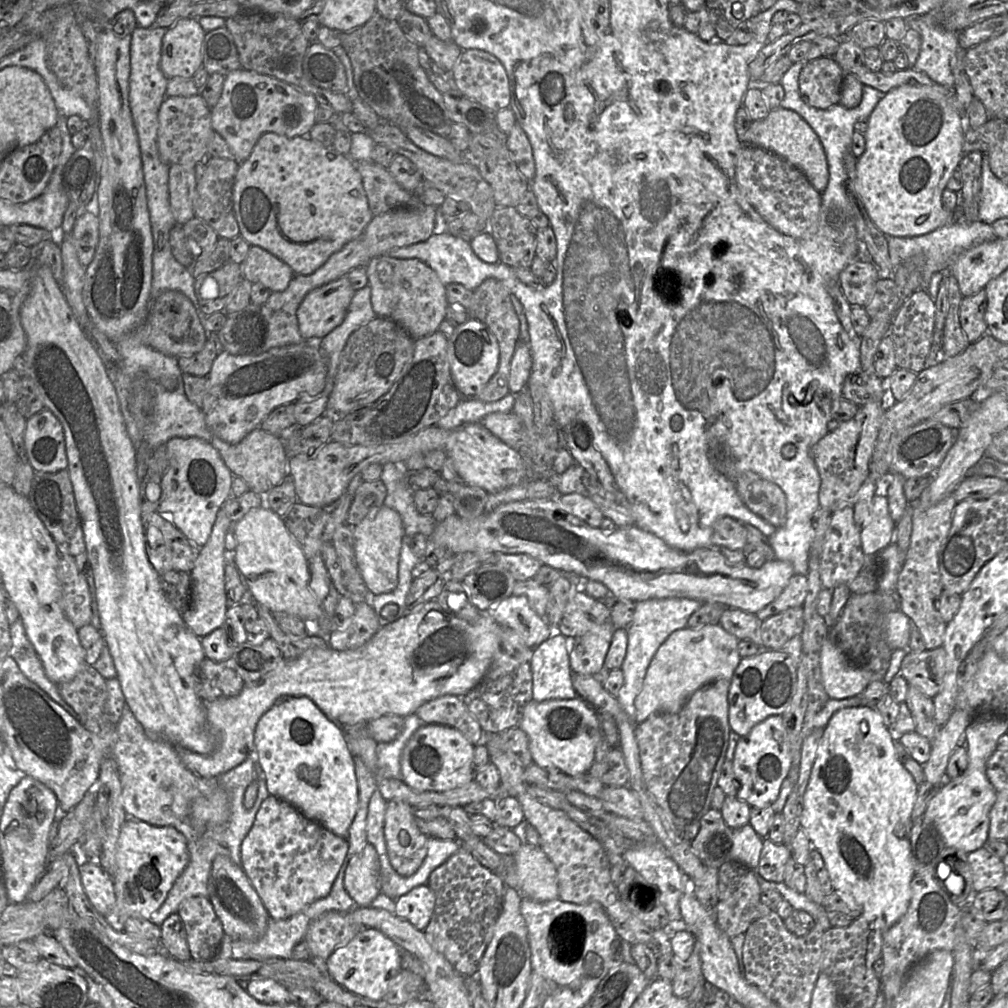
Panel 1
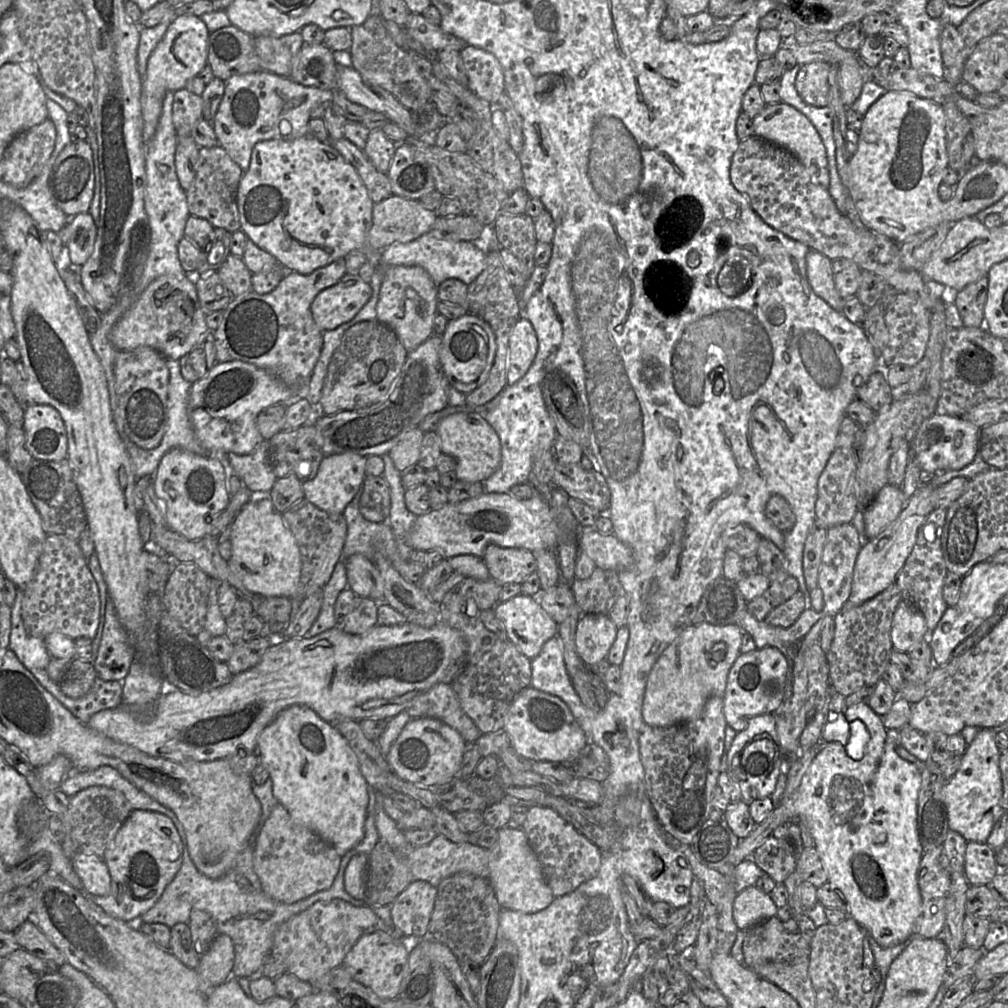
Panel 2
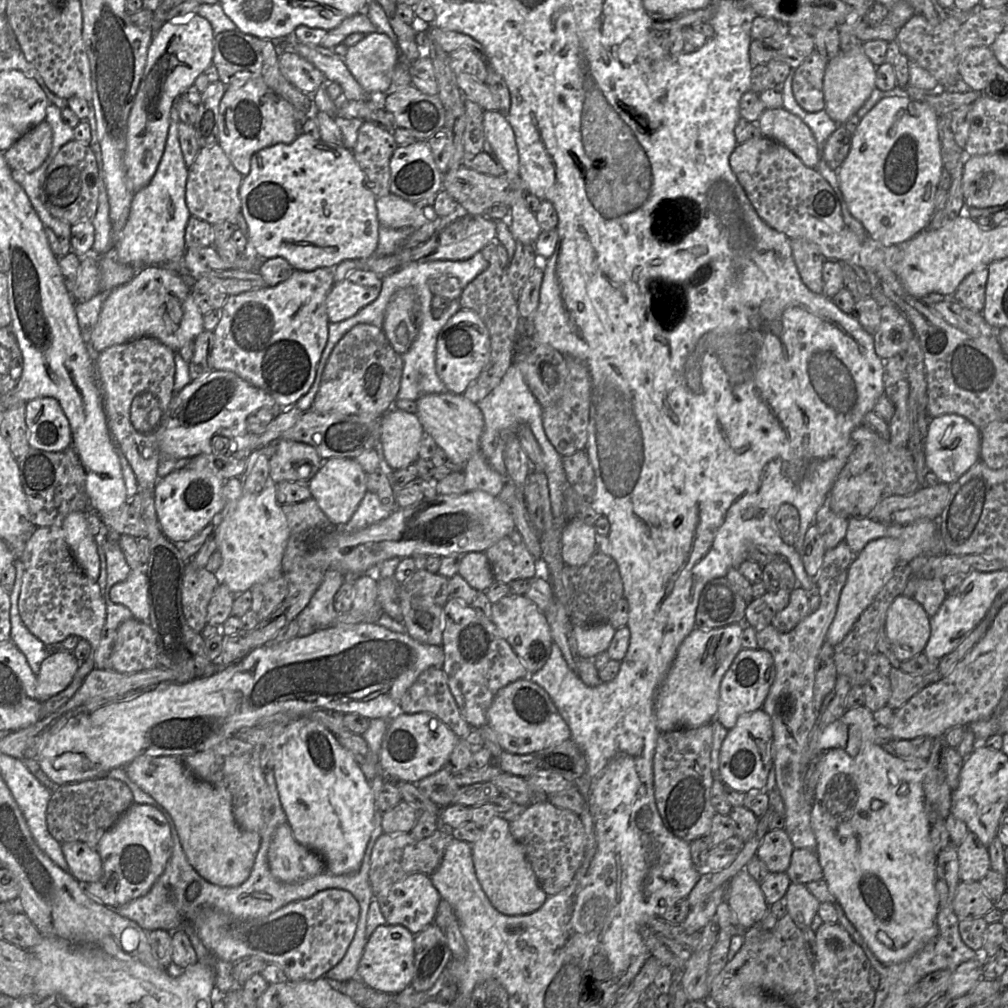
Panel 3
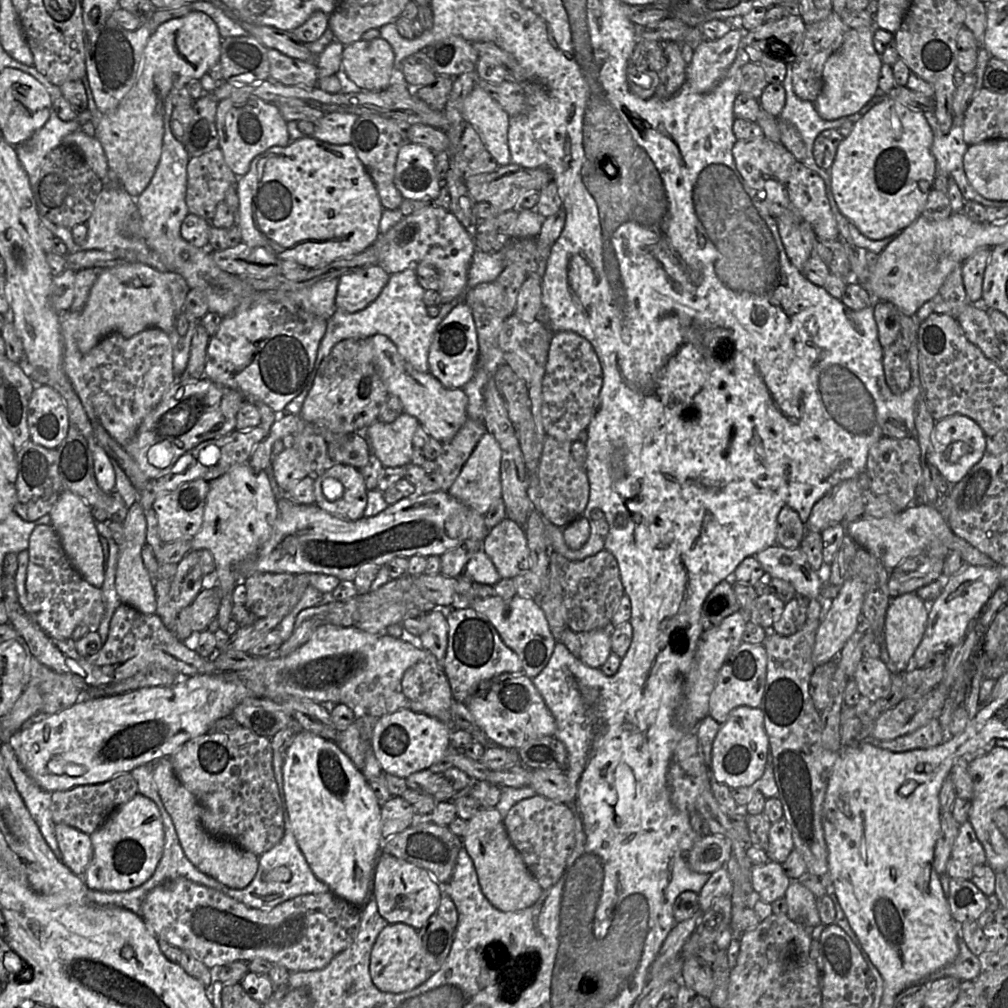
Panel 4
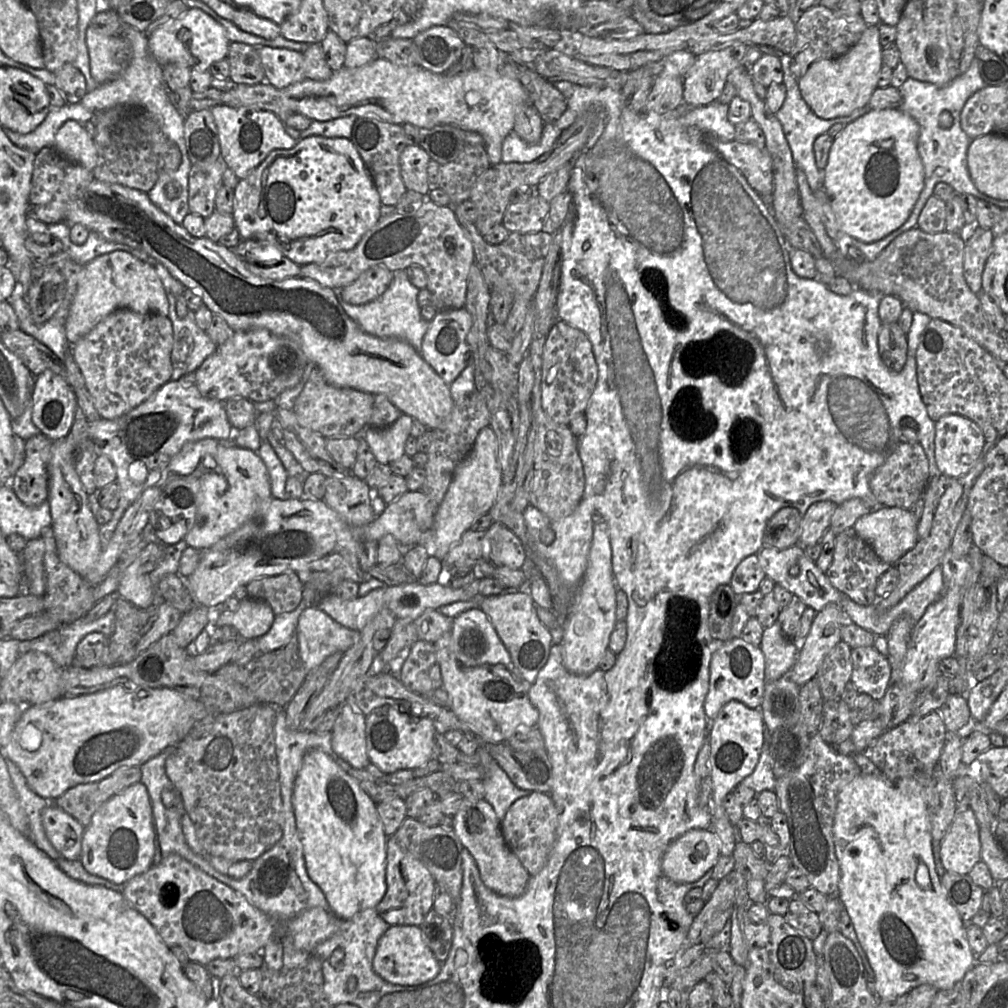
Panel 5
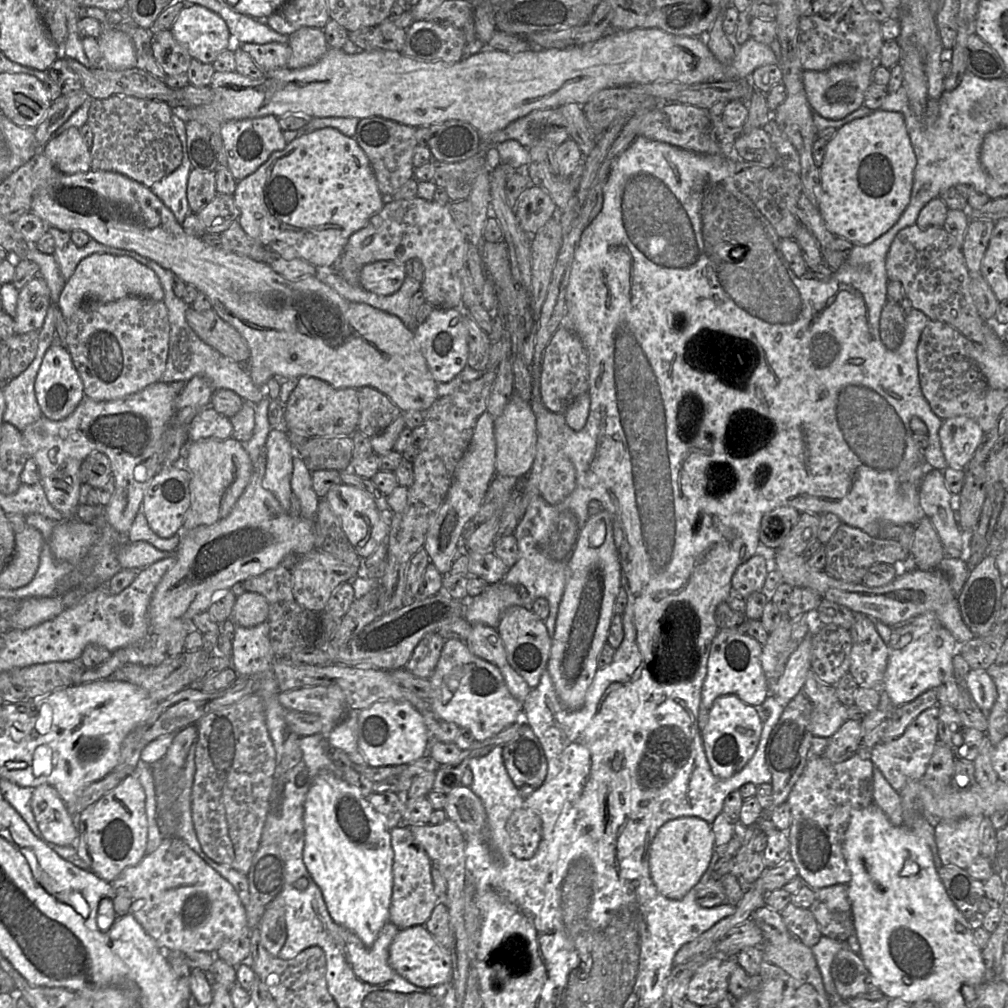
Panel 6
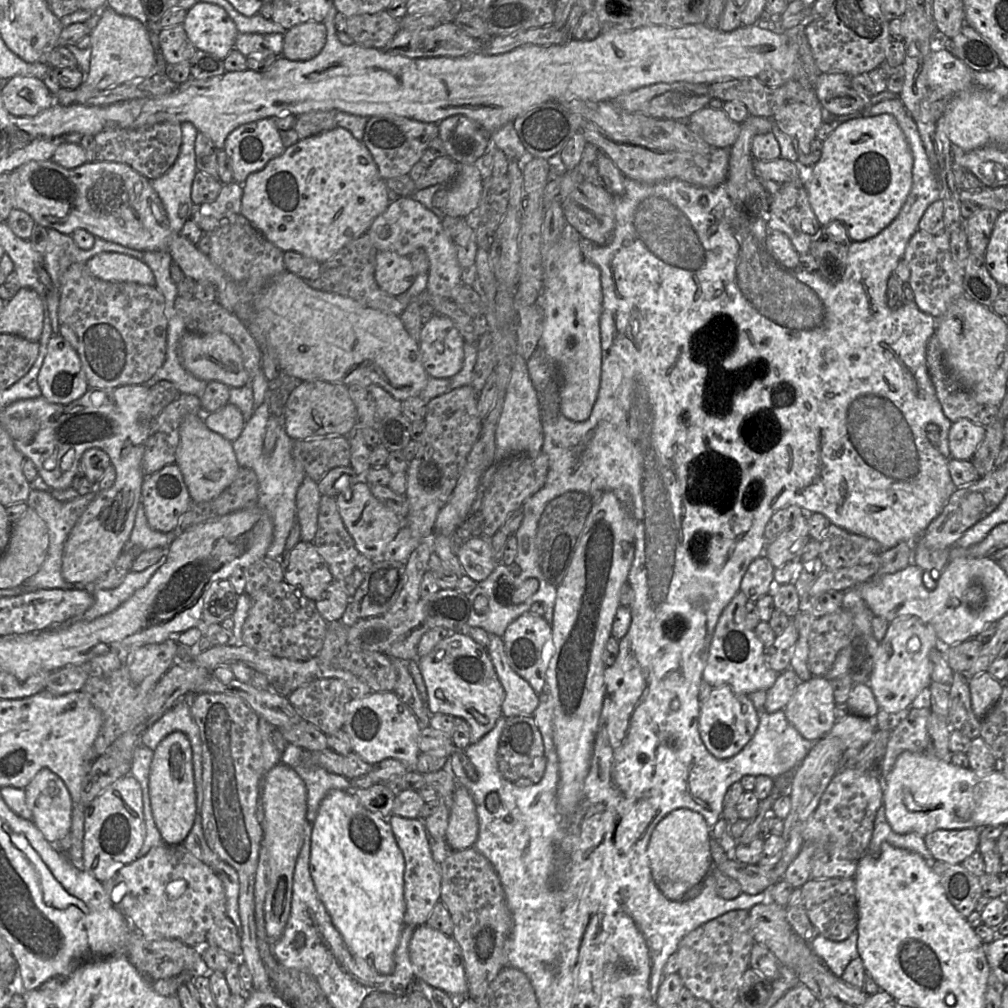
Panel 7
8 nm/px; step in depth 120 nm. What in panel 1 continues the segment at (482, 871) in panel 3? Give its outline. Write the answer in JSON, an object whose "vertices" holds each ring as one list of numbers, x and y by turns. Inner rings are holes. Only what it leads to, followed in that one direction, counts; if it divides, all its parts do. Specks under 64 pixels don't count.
{"vertices":[[522,843,514,854,516,889,522,897,547,902,558,897,557,870,540,846]]}

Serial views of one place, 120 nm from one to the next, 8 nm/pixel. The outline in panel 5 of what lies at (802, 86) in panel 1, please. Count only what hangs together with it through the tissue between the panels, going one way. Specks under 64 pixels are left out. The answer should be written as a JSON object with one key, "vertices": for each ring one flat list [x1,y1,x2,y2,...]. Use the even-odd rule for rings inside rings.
{"vertices":[[816,4,801,12,796,22,796,39,790,53,790,70,796,80,800,79,815,62,839,57,848,52,861,38,868,27,861,14,836,16,831,9]]}

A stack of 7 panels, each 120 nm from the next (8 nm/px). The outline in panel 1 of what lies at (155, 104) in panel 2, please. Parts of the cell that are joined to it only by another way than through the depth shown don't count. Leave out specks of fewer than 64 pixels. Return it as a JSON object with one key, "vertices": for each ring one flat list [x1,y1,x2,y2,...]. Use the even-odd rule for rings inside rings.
{"vertices":[[195,17,181,18,166,30,162,39,160,69,168,79,193,77,202,66,205,34]]}

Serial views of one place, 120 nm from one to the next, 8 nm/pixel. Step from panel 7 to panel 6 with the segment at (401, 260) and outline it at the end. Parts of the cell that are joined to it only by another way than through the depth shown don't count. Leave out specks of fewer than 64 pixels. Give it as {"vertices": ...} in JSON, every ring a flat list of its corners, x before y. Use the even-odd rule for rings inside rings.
{"vertices":[[381,260,362,266,359,273,359,285,368,292,386,296,397,292,405,277,405,265]]}

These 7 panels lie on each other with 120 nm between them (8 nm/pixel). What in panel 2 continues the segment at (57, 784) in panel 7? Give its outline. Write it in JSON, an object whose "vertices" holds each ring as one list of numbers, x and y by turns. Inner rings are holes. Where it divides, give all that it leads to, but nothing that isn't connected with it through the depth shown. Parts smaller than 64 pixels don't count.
{"vertices":[[77,851,71,863,81,879,85,893,104,896,110,891,111,877,104,860,95,854]]}

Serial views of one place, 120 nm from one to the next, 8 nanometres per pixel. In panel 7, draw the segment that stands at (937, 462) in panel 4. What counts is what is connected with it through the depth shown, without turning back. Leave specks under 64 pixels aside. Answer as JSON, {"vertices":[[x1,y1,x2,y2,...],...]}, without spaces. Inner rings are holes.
{"vertices":[[968,419,953,422,948,434,951,457,957,460,971,459,984,436,985,427]]}

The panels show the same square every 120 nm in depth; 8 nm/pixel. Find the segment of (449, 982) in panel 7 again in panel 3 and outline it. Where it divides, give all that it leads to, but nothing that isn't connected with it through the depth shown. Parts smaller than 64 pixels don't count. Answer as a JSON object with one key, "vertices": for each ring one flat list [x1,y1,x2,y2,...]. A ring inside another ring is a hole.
{"vertices":[[378,926,367,939,357,977,368,987,387,994,399,994,408,989,414,976,414,938,404,926]]}

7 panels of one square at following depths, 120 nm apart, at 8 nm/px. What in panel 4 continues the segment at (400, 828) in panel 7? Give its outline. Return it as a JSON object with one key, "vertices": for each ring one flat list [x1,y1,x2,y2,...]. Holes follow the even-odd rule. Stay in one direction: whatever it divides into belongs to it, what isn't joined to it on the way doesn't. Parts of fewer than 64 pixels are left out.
{"vertices":[[380,852,376,864,373,884,373,898,379,914,389,923,404,923,417,931,437,913,442,895,442,886,424,868]]}

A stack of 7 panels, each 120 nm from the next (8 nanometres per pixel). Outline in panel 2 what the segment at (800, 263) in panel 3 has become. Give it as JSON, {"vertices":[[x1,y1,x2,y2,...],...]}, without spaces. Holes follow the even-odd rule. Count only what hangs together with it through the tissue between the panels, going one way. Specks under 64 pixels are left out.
{"vertices":[[809,250,806,255,806,275,813,292,834,310,841,311,844,299,835,286,832,261,817,251]]}

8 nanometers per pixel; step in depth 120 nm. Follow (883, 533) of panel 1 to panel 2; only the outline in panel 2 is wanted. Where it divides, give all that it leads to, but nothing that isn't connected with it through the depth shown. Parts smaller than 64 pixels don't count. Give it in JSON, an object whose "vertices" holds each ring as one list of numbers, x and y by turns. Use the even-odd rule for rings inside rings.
{"vertices":[[887,484,864,510,865,538,872,540,890,526,907,504,902,488]]}

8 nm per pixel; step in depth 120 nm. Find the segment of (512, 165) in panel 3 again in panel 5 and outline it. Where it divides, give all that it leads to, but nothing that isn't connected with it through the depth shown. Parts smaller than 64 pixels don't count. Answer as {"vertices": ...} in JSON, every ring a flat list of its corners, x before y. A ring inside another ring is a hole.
{"vertices":[[378,57,374,61,357,68,342,67,337,71,333,71,332,76,325,81,315,81,312,79,304,79,301,82,289,85,286,88,281,89,285,98,288,101,288,107,292,113,300,113,310,118,311,120,327,121,343,116,355,115,357,117,370,117,377,118,382,121,404,125,406,123,413,124,420,129,433,128,438,125,454,125,464,130,470,130,479,133,484,139,484,146,487,151,488,157,492,165,502,162,502,145,506,136,508,136,514,130,515,114,518,107,530,101,528,91,524,88,522,83,517,78,517,67,514,63,503,62,500,69,494,71,481,71,478,69,471,69,469,71,456,74,454,76,446,76,444,74,434,73,421,66,399,66,391,63,387,59]]}

